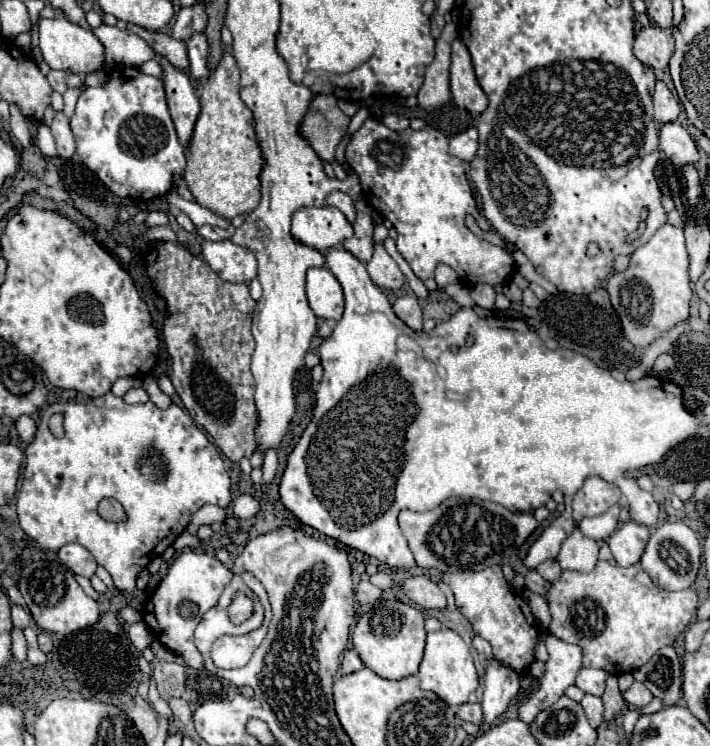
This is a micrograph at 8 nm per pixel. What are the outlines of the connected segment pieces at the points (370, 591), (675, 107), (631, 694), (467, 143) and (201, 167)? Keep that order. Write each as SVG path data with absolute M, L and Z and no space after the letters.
M359 581L357 589L355 589L355 595L357 595L357 601L361 605L373 605L381 597L381 589L371 585L369 581Z
M657 81L655 93L653 93L653 107L655 107L655 121L657 123L669 123L677 121L679 115L679 99L669 91L669 87L663 81Z
M635 681L635 683L623 693L623 697L625 697L625 701L627 701L629 705L633 705L633 707L647 705L647 703L653 699L651 691L649 691L641 681Z
M471 127L449 141L449 153L461 161L471 161L477 155L477 129Z
M225 51L215 71L209 75L201 89L201 115L195 123L195 133L191 139L191 145L187 149L187 169L185 169L185 181L189 183L191 193L197 197L197 203L211 209L213 213L233 219L241 213L251 213L259 201L261 201L261 169L265 165L261 147L257 143L255 133L255 121L251 109L241 101L239 97L239 67L231 51Z

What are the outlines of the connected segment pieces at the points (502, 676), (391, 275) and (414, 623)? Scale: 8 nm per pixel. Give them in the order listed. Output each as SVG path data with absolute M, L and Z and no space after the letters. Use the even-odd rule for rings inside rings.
M493 661L487 665L487 673L483 679L483 721L487 725L493 725L509 707L509 703L513 701L513 697L519 691L519 675Z
M375 245L373 259L367 263L367 271L373 283L381 289L399 289L403 285L403 273L383 245Z
M379 601L355 625L351 639L365 667L383 679L403 679L417 675L423 659L427 632L423 627L423 613L401 601Z

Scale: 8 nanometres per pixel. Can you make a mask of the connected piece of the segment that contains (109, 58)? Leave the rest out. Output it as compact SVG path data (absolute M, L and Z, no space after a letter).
M99 25L97 29L91 29L97 39L105 47L105 63L109 67L117 65L133 65L141 67L141 63L151 61L155 57L155 51L135 33L121 31L119 27Z

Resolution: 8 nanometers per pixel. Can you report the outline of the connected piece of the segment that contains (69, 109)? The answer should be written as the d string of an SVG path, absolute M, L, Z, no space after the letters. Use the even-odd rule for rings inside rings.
M75 87L75 89L69 89L69 91L65 91L63 93L63 99L65 99L65 109L63 109L63 113L67 115L67 117L71 117L73 115L73 111L75 111L75 103L77 103L77 97L79 97L79 87Z

